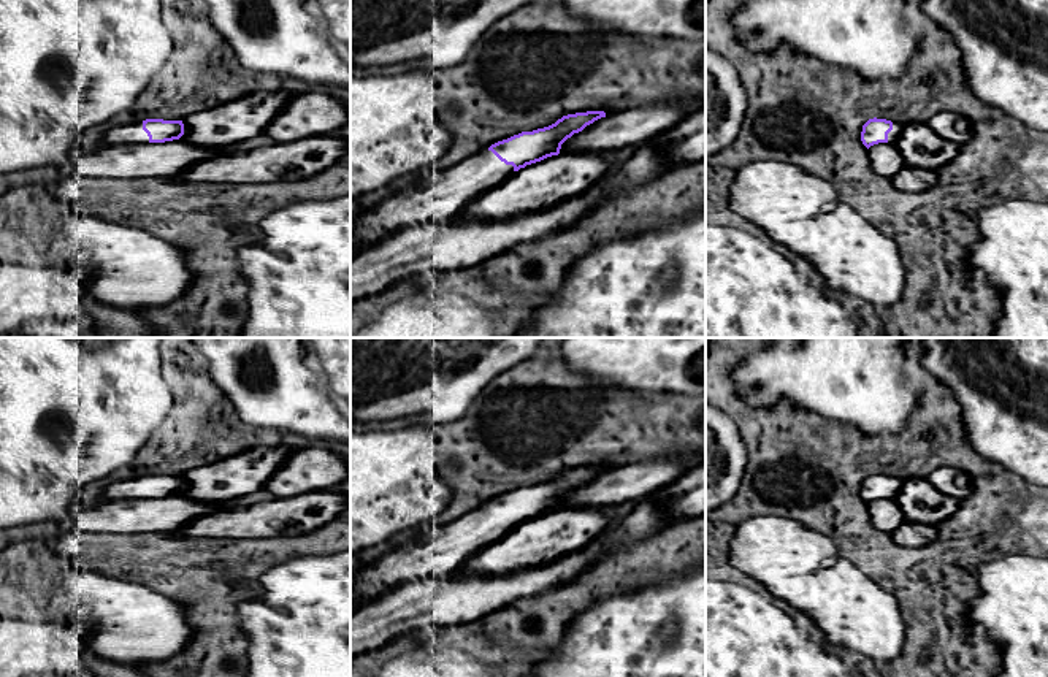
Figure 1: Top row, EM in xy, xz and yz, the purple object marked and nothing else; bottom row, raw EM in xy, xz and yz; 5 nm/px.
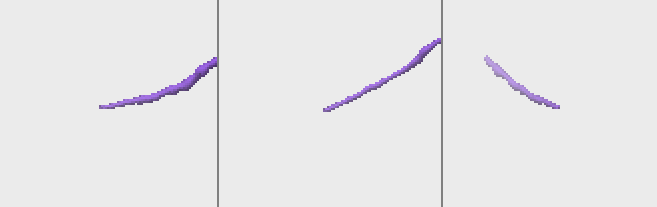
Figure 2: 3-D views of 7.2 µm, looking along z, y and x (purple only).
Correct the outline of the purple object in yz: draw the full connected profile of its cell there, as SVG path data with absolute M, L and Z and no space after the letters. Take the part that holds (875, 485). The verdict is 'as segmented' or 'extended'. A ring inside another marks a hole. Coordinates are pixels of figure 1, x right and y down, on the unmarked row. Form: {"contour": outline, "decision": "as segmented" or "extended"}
{"contour": "M869 474L862 480L861 496L869 504L878 498L896 498L902 485L902 479L896 479L886 474Z", "decision": "extended"}

